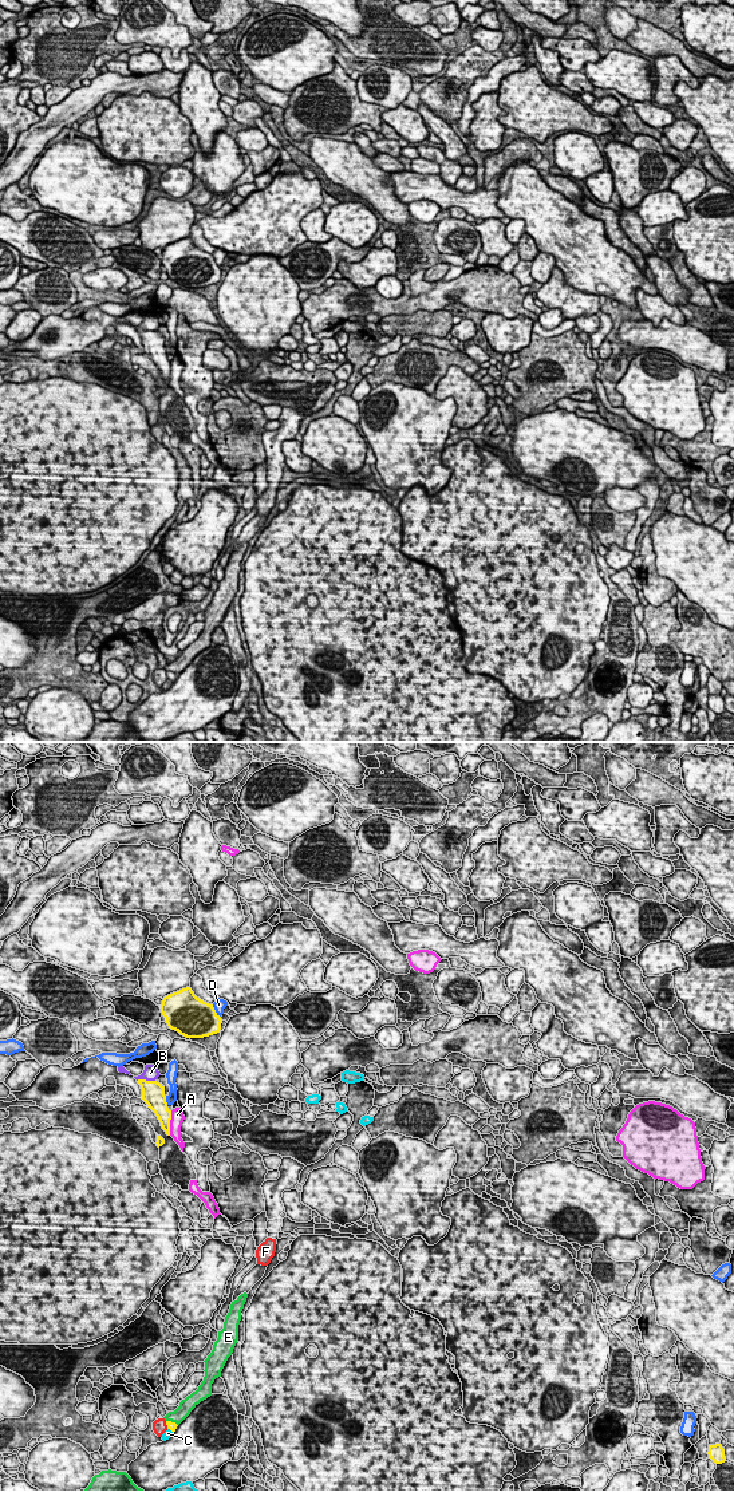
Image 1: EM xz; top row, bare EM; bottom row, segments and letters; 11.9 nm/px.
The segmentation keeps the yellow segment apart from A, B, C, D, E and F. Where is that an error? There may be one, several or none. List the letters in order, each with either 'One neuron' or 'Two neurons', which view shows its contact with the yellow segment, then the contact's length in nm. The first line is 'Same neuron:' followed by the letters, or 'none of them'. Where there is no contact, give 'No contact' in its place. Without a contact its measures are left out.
Same neuron: none of them
A: Two neurons. Touches yellow in xz. Shared border 300 nm
B: Two neurons. Touches yellow in xz. Shared border 220 nm
C: Two neurons. Touches yellow in xz. Shared border 100 nm
D: Two neurons. Touches yellow in xz. Shared border 190 nm
E: Two neurons. Touches yellow in xz. Shared border 160 nm
F: Two neurons. Touches yellow in xz. Shared border 100 nm

